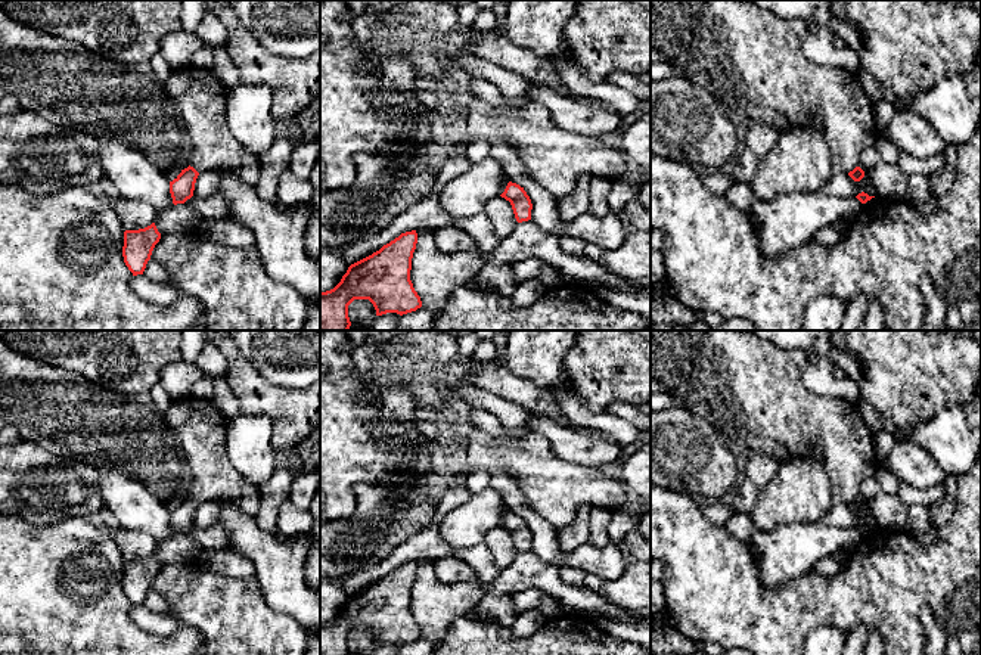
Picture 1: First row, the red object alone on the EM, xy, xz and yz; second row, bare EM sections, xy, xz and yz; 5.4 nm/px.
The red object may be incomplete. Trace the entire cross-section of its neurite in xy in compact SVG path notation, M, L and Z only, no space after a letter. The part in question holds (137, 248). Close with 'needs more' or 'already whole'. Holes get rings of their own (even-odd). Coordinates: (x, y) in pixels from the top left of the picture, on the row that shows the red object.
M155 223L145 229L124 232L122 257L133 276L143 274L159 239L161 233L158 232Z; already whole

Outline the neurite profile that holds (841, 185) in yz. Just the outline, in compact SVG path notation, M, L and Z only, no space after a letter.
M859 165L864 171L864 177L860 181L854 181L848 173L835 173L835 176L823 186L822 192L839 198L851 198L864 192L869 196L875 196L875 189L870 181L870 170Z

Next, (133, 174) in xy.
M100 142L97 153L105 177L114 183L121 198L145 201L156 211L174 205L164 170L142 152L119 142Z

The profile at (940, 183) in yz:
M946 145L943 153L946 156L944 168L937 174L929 176L931 192L935 198L946 195L956 180L957 148Z

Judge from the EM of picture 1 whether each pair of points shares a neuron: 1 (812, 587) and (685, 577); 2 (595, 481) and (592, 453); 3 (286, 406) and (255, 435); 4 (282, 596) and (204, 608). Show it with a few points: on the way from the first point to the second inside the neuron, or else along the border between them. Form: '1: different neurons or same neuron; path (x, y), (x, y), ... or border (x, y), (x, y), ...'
1: same neuron; path (781, 599), (722, 599), (716, 593)
2: different neurons; border (559, 459), (596, 468)
3: different neurons; border (241, 413), (260, 413), (270, 421), (276, 453)
4: different neurons; border (254, 576), (264, 601), (273, 610), (295, 618)

